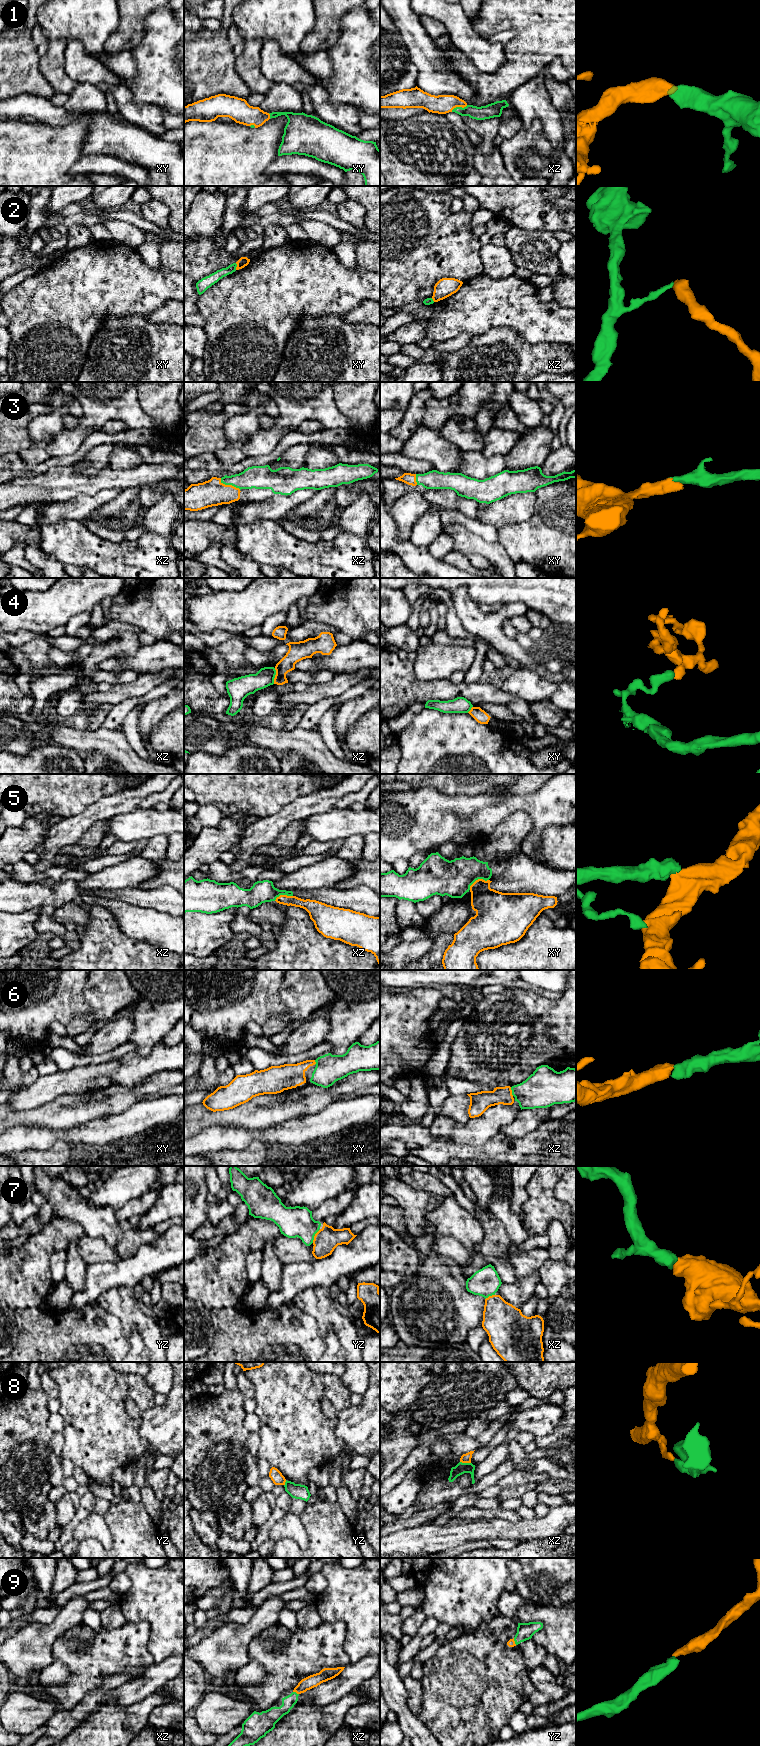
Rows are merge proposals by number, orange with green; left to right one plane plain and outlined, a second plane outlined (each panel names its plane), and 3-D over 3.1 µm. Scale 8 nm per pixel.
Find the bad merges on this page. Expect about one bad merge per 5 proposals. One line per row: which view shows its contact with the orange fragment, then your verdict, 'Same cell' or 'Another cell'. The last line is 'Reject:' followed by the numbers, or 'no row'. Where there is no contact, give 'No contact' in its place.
1: Touches orange in xz. Same cell
2: Touches orange in xy. Another cell
3: Touches orange in xz. Same cell
4: Touches orange in xz. Another cell
5: Touches orange in xy. Another cell
6: Touches orange in xz. Same cell
7: Touches orange in yz. Same cell
8: Touches orange in xz. Another cell
9: Touches orange in xz. Same cell
Reject: 2, 4, 5, 8

